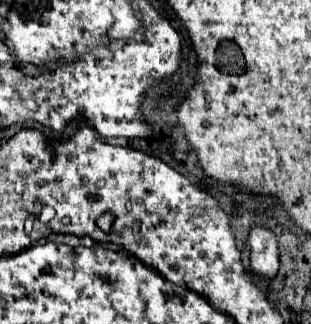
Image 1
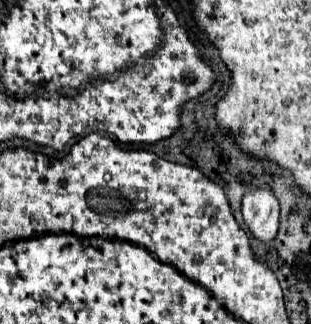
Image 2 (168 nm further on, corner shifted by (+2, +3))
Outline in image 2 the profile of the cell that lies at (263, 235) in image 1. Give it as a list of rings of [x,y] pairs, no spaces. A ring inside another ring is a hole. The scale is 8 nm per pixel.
[[[268,188],[248,192],[242,200],[242,216],[248,230],[256,240],[268,244],[276,238],[280,206],[276,196]]]

